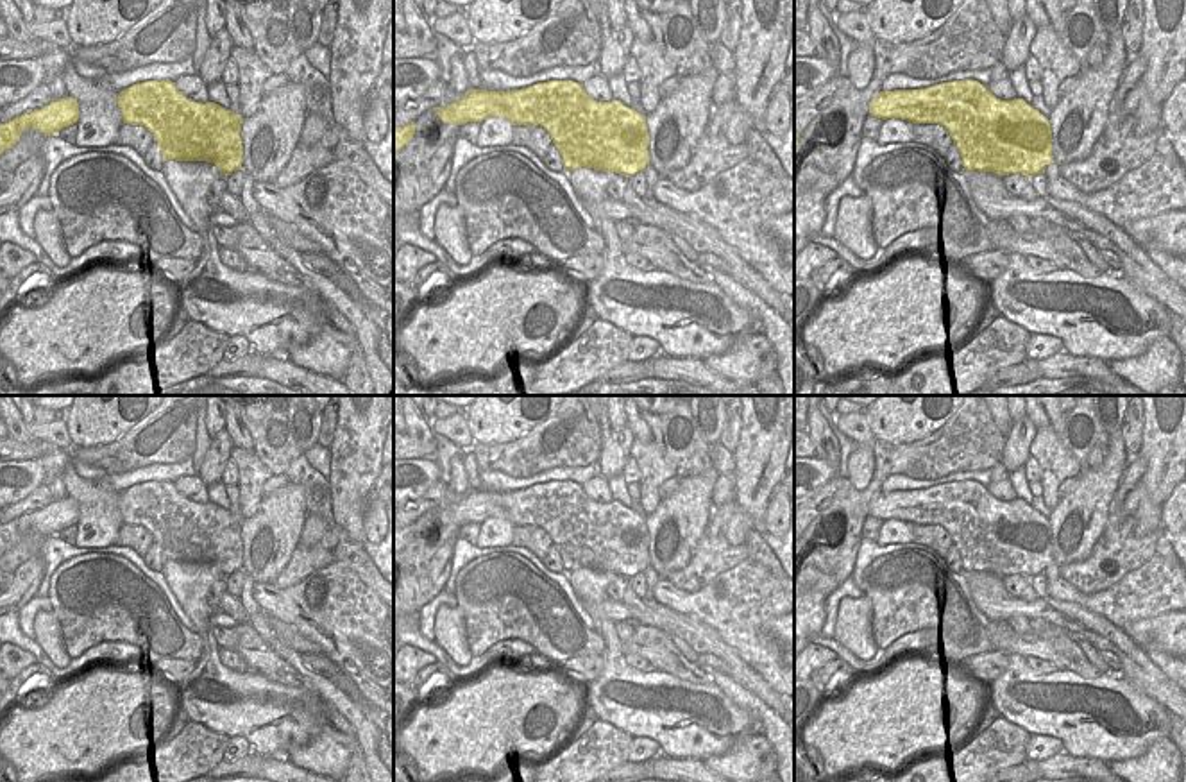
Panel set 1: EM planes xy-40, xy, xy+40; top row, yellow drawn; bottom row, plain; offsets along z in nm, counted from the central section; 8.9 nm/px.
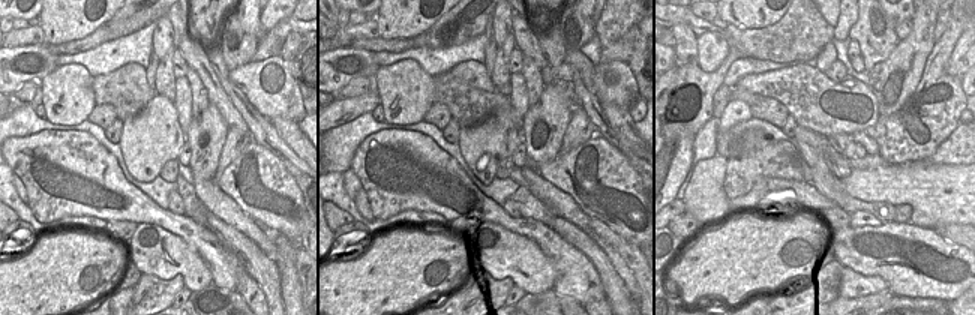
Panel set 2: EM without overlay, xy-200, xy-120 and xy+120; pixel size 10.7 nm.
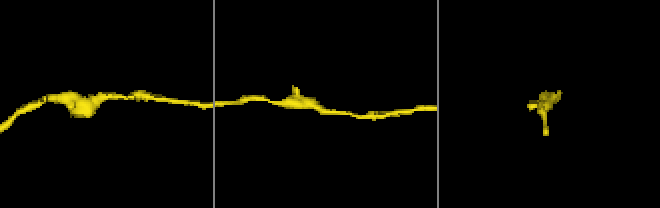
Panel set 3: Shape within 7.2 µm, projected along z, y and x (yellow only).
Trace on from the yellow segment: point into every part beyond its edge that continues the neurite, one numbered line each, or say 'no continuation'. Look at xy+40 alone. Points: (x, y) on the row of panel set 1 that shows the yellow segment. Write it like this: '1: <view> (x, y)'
no continuation

